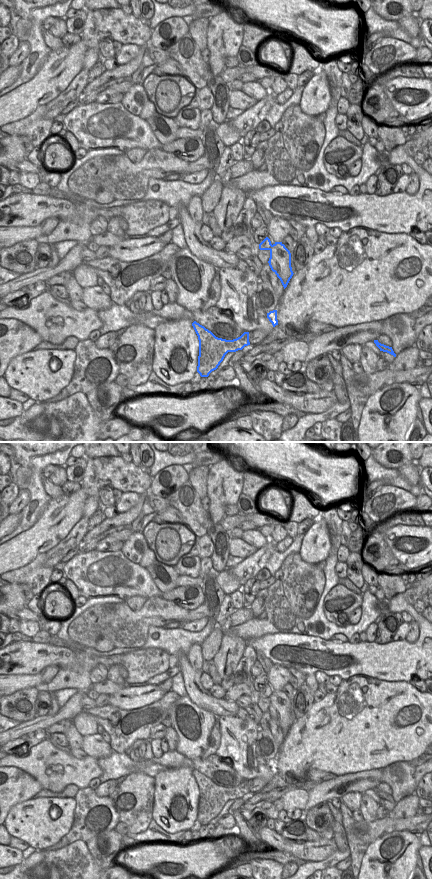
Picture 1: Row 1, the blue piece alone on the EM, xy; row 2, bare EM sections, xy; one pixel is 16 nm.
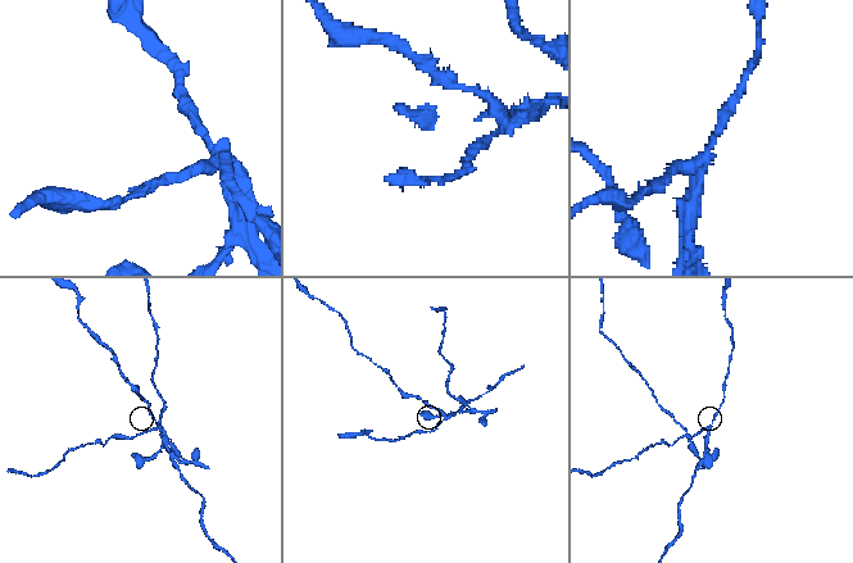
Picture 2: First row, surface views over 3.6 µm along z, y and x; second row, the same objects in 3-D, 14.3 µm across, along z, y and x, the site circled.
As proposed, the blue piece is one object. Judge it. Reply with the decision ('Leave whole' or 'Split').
Split

